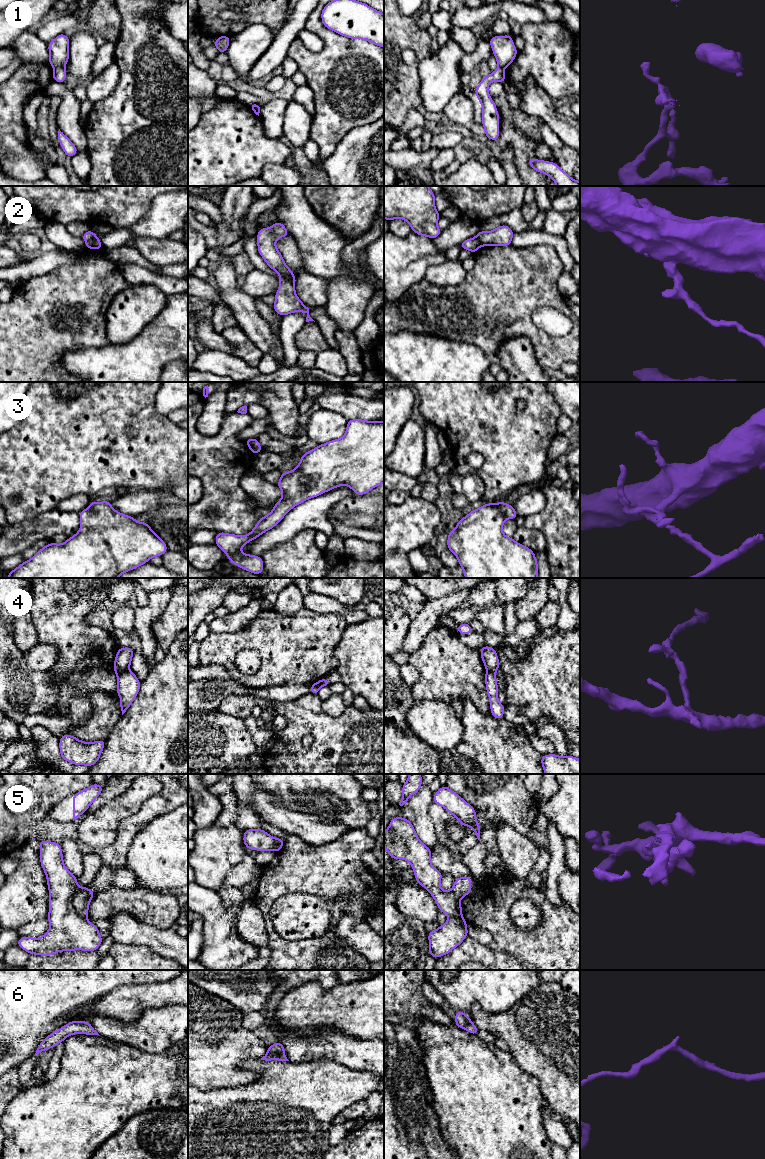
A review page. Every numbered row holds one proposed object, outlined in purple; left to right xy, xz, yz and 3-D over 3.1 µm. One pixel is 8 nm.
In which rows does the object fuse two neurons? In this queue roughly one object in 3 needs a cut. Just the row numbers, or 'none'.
1, 2, 4, 5

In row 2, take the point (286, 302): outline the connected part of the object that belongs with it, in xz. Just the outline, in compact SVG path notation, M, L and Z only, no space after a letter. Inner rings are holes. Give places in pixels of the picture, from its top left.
M283 275L279 277L279 289L275 293L273 308L276 314L281 316L303 312L307 314L306 322L314 321L309 315L309 308L298 298L295 292L295 283L289 281Z

